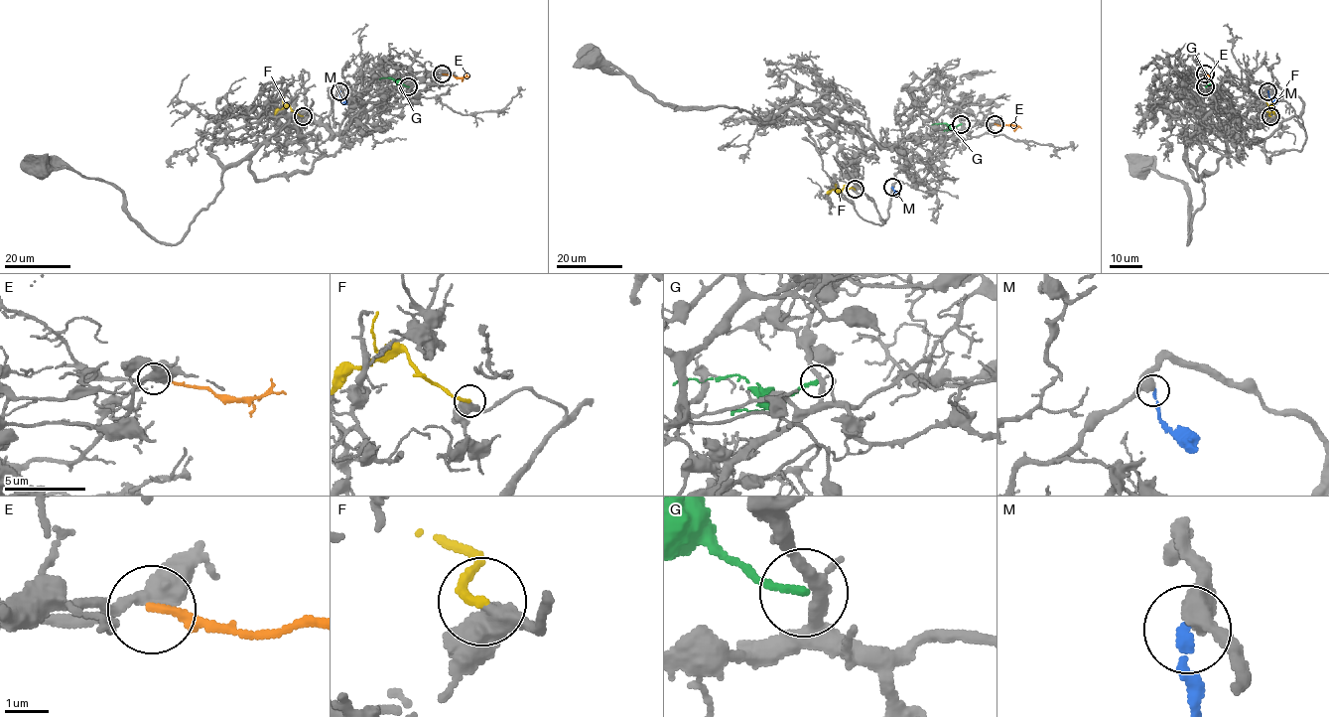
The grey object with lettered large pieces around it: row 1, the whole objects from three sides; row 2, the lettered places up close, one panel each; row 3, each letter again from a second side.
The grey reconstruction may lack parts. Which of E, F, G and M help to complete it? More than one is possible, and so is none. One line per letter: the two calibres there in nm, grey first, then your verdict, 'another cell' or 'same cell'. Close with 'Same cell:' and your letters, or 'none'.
E: 320 nm thick on the grey side, 180 nm on the other; another cell
F: 460 nm thick on the grey side, 190 nm on the other; same cell
G: 300 nm thick on the grey side, 170 nm on the other; another cell
M: 440 nm thick on the grey side, 150 nm on the other; another cell
Same cell: F

